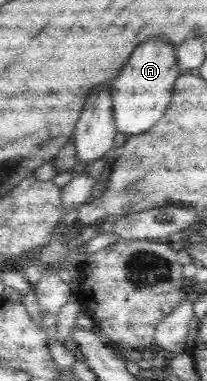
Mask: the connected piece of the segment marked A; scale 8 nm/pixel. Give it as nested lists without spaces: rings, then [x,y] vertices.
[[[148,40],[142,42],[130,56],[128,66],[120,72],[120,76],[112,84],[112,118],[117,132],[127,137],[142,134],[150,130],[166,112],[172,96],[172,86],[180,75],[176,66],[174,50],[164,40]]]

